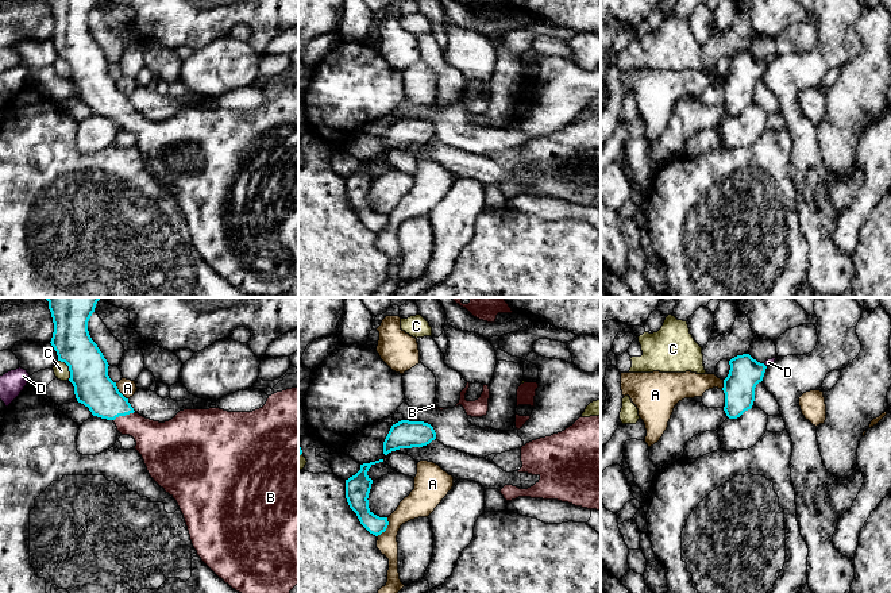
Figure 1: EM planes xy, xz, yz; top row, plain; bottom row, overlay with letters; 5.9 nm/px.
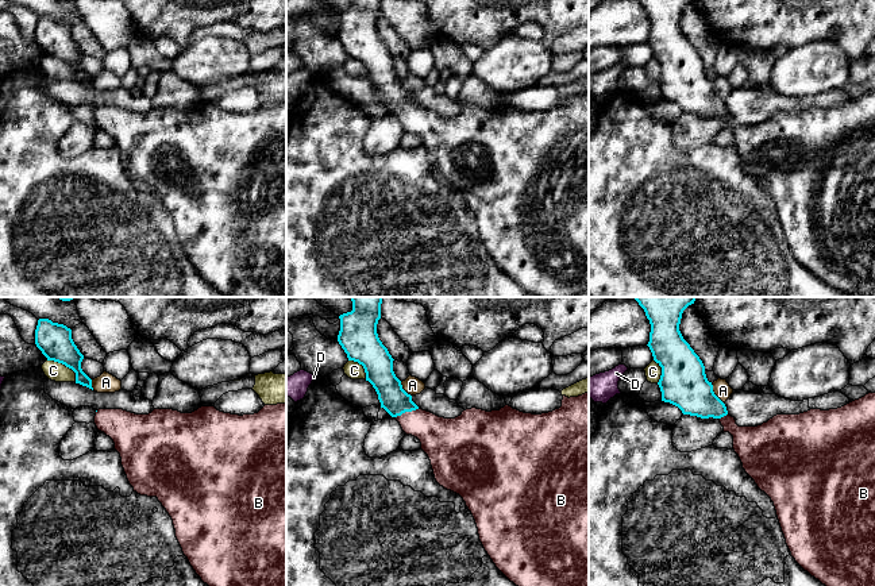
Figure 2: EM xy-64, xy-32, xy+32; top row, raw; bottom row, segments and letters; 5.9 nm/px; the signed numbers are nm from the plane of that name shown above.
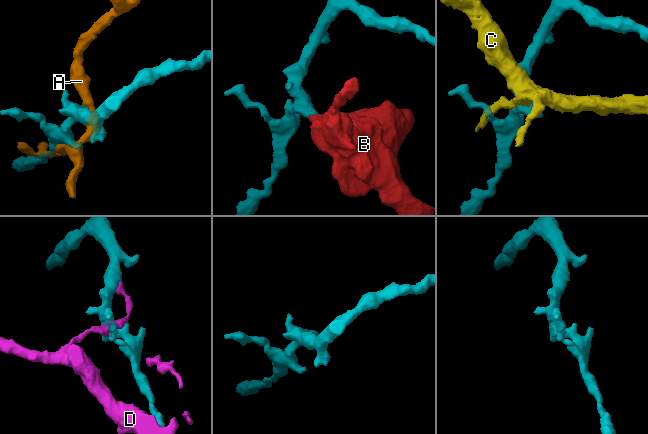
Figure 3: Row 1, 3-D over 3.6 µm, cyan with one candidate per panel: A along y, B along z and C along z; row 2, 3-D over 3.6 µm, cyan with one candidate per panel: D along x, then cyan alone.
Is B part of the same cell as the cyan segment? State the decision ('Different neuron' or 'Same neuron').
Same neuron

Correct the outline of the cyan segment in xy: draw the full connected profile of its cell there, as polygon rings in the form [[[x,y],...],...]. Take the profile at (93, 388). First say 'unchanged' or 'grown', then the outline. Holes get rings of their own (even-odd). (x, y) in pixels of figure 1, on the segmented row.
grown; [[[101,297],[45,299],[49,301],[49,309],[54,323],[54,332],[50,343],[57,351],[58,361],[65,362],[69,366],[69,381],[74,386],[77,401],[88,407],[93,416],[112,420],[122,435],[130,435],[135,439],[135,450],[142,455],[150,477],[177,501],[184,515],[192,544],[201,561],[219,578],[239,593],[290,593],[290,590],[298,585],[298,388],[286,389],[269,396],[266,404],[252,412],[228,412],[220,408],[184,409],[165,423],[146,419],[134,411],[128,398],[119,392],[116,382],[109,378],[109,365],[89,335],[88,321]]]

